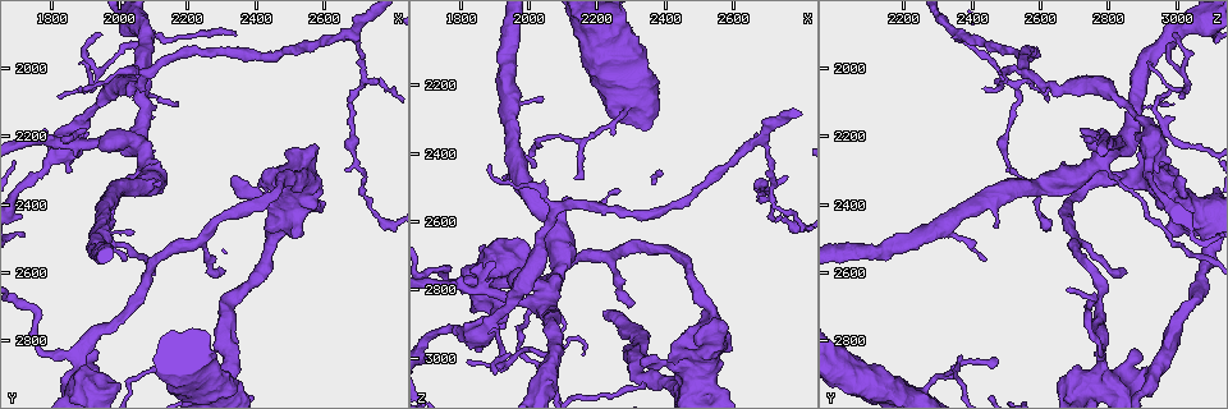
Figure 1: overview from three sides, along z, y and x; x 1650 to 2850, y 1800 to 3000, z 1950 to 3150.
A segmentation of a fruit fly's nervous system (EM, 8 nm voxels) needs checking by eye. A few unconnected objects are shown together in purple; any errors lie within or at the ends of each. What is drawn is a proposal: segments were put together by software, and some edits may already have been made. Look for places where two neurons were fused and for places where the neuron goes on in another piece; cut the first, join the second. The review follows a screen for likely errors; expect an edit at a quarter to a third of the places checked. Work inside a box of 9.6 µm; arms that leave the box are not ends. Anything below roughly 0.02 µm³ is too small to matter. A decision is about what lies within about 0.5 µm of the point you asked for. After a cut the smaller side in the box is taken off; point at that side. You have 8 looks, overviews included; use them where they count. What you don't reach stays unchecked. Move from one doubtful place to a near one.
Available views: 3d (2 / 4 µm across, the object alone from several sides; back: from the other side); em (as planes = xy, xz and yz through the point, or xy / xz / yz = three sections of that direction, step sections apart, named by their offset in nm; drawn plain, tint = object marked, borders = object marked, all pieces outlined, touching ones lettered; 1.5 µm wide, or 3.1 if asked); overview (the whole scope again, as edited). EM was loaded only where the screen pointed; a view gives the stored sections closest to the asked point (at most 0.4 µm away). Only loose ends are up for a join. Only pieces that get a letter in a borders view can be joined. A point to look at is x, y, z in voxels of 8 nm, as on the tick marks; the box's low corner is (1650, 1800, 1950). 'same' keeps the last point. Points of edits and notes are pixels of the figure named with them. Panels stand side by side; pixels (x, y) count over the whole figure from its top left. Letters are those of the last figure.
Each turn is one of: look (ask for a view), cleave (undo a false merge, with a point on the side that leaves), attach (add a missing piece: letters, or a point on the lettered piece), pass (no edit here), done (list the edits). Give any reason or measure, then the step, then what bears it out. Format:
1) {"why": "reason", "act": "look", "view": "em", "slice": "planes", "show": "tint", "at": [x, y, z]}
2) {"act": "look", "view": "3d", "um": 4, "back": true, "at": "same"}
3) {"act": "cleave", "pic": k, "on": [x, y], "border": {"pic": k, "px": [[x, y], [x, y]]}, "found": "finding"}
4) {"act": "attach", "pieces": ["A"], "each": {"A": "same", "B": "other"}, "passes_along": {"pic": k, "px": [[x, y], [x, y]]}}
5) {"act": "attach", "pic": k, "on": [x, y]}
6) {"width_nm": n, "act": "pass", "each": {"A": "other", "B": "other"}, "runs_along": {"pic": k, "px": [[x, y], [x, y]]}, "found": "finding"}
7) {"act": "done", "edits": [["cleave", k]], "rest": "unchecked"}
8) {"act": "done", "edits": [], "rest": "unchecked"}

{"why": "abrupt turn", "act": "look", "view": "em", "slice": "planes", "show": "tint", "at": [2780, 2460, 2620]}

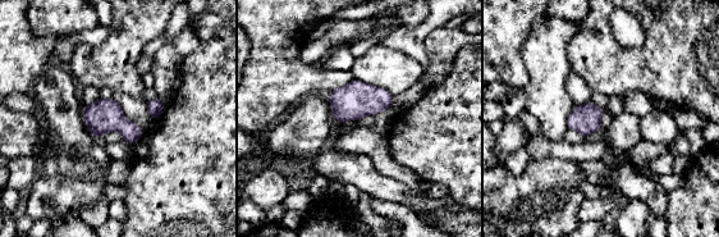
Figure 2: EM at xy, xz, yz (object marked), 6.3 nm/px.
{"why": "see the neighbours", "act": "look", "view": "em", "slice": "planes", "show": "borders", "at": "same"}

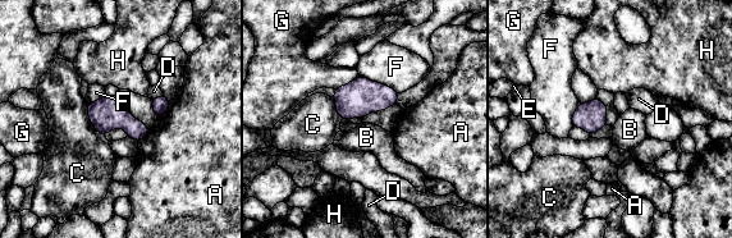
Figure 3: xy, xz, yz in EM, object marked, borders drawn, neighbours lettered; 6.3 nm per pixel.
{"act": "pass", "each": {"A": "other", "B": "other", "C": "other", "D": "other", "E": "other", "F": "other", "G": "other", "H": "other"}, "border": {"pic": 3, "px": [[86, 105], [88, 120], [104, 136]]}, "found": "continuous, no second neuron"}

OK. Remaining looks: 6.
{"why": "thin end", "act": "look", "view": "em", "slice": "planes", "show": "borders", "at": [2310, 2600, 2850]}

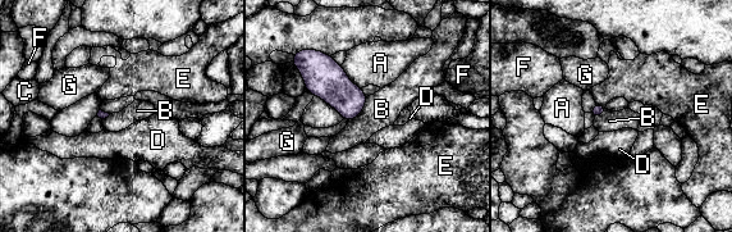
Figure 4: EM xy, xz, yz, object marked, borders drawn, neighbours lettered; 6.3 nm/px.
{"longest_contact_nm": ["B", 200], "act": "pass", "each": {"A": "other", "B": "other", "C": "other", "D": "other", "E": "other", "F": "other", "G": "other"}, "found": "none of them fits"}

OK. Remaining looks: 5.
{"why": "tapers out", "act": "look", "view": "em", "slice": "xy", "step": 4, "show": "borders", "at": [1890, 2060, 2430]}

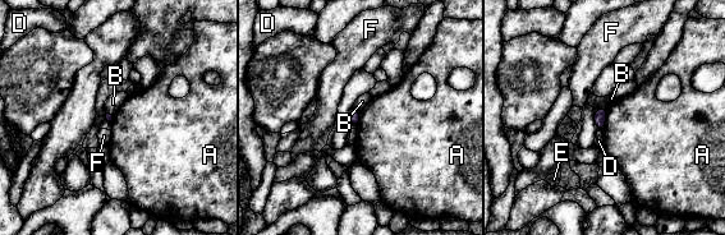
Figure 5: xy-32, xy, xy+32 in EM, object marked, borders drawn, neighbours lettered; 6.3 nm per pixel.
{"act": "look", "view": "em", "slice": "planes", "show": "borders", "at": "same"}

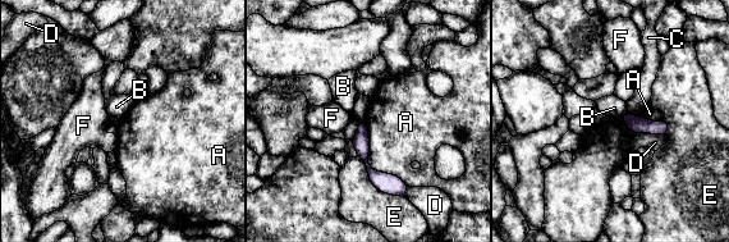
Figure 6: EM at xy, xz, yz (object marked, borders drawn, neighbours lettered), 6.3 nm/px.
{"width_nm": 100, "act": "pass", "each": {"A": "other", "B": "other", "C": "other", "D": "other", "E": "other", "F": "other"}, "found": "no lettered piece goes on from it"}

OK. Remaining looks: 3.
{"act": "done", "edits": [], "rest": "unchecked"}

